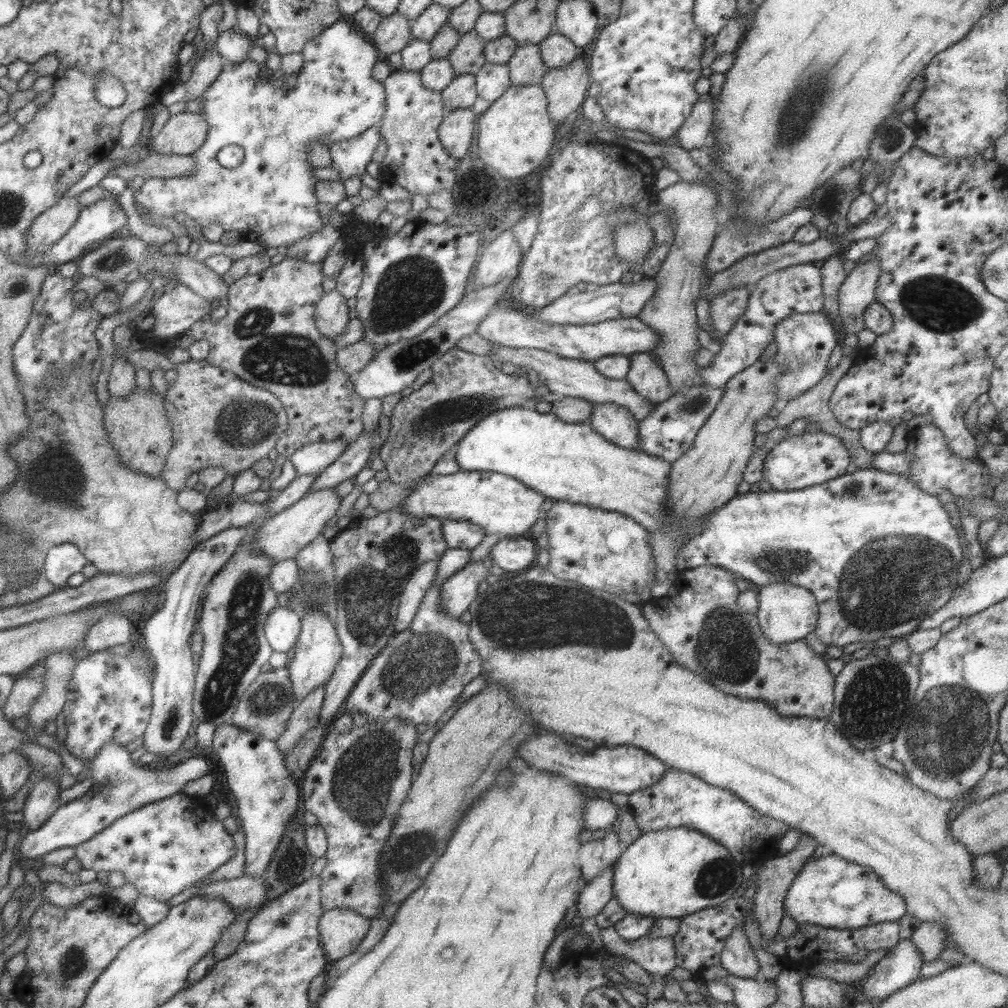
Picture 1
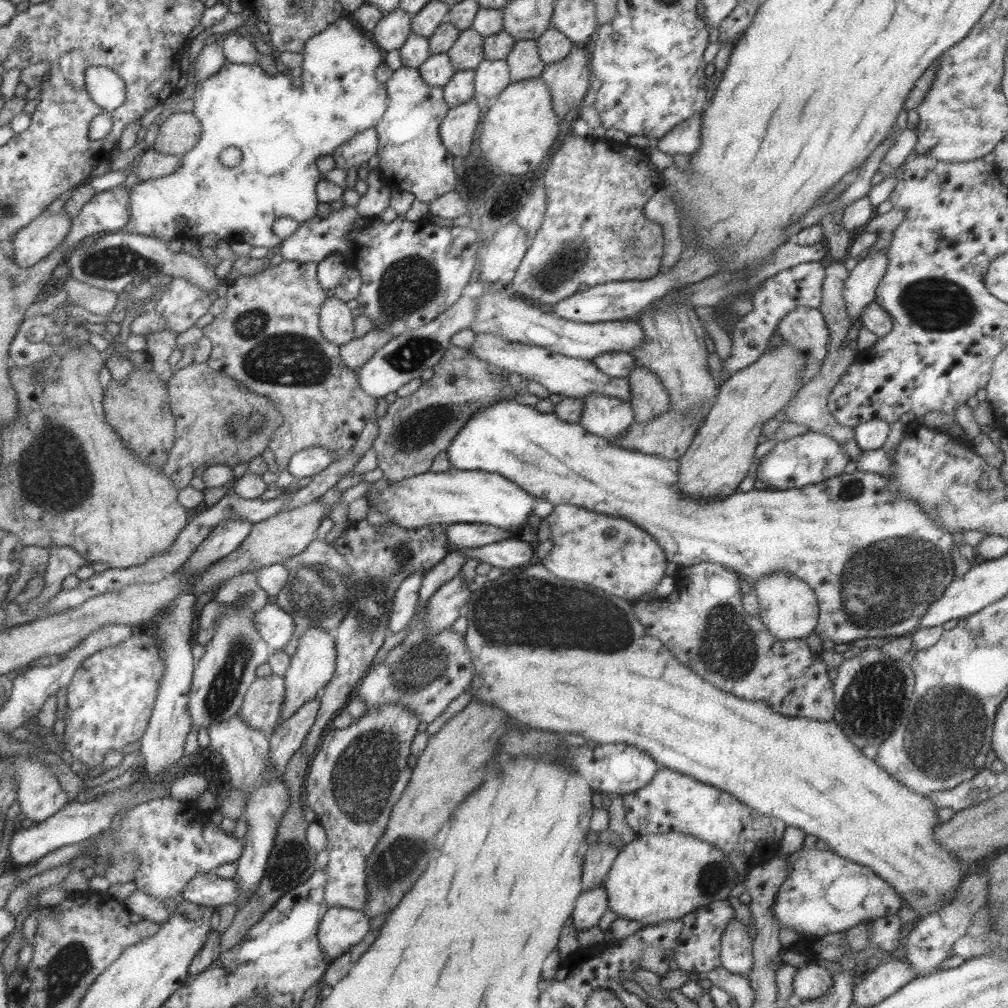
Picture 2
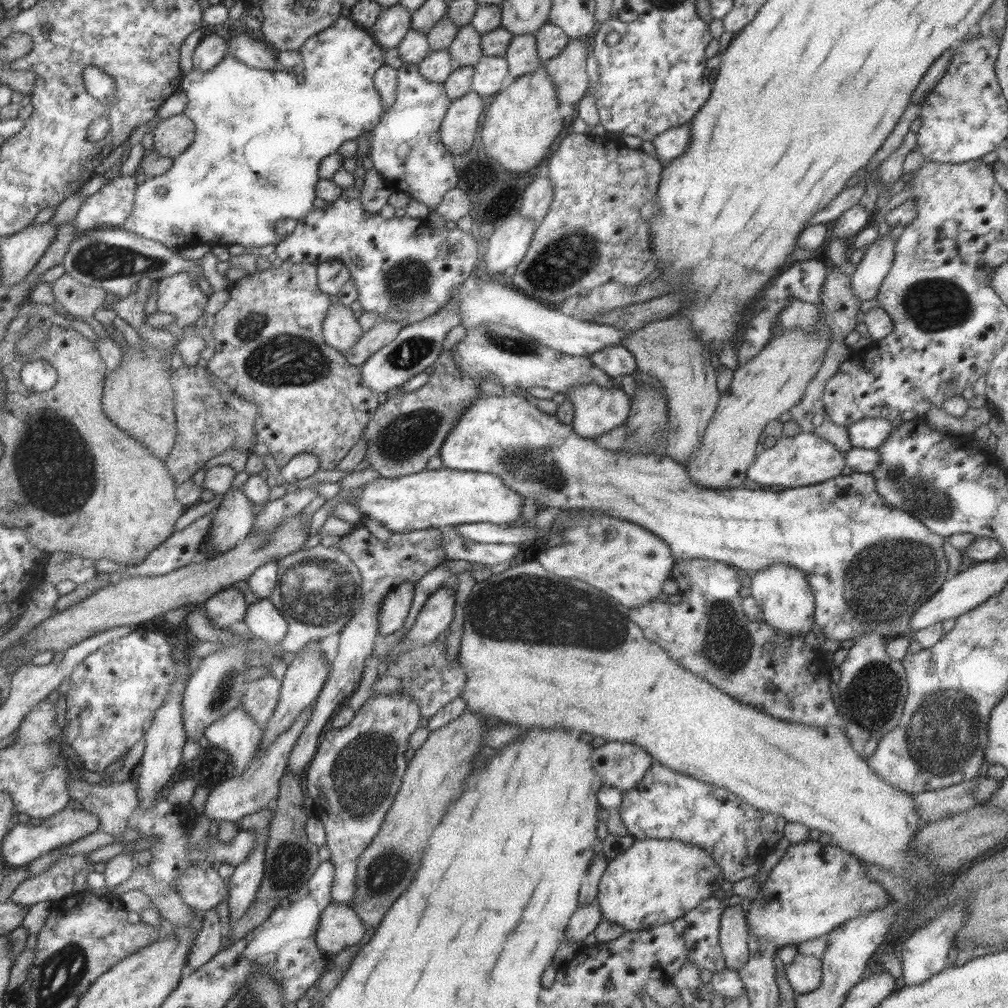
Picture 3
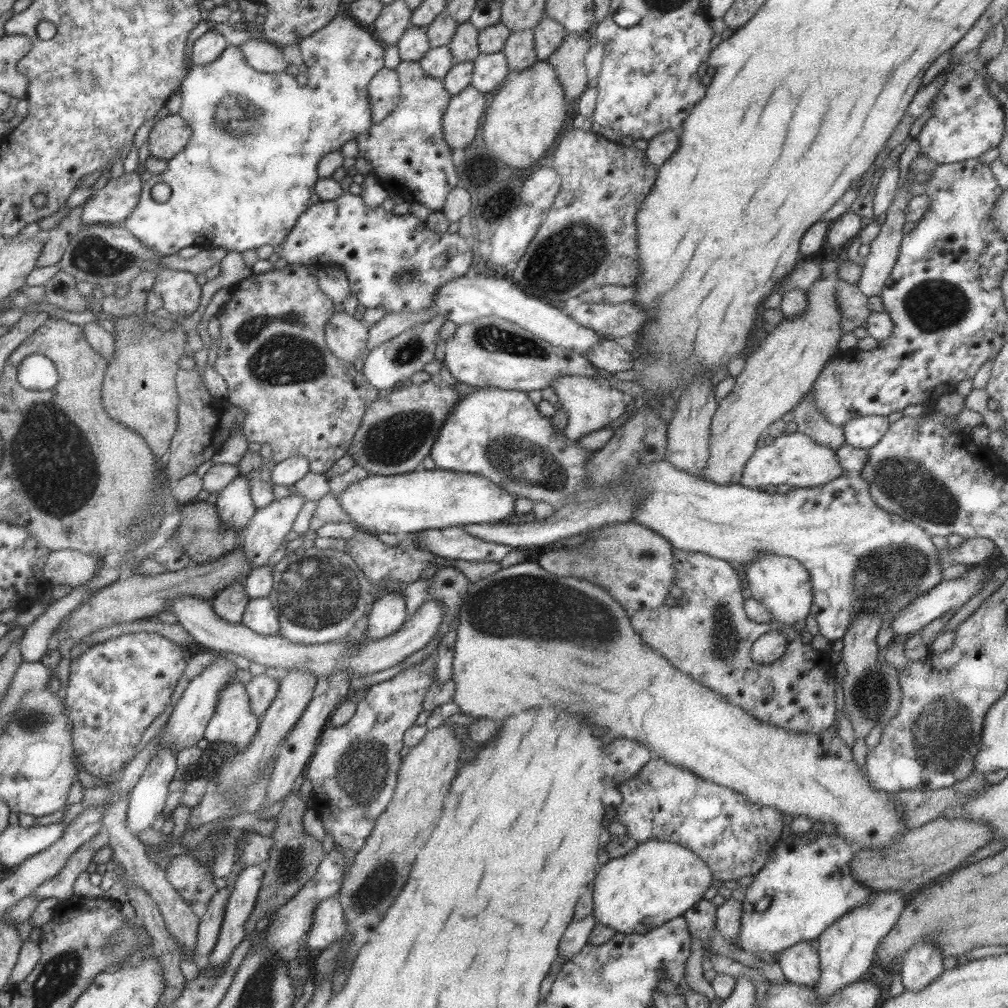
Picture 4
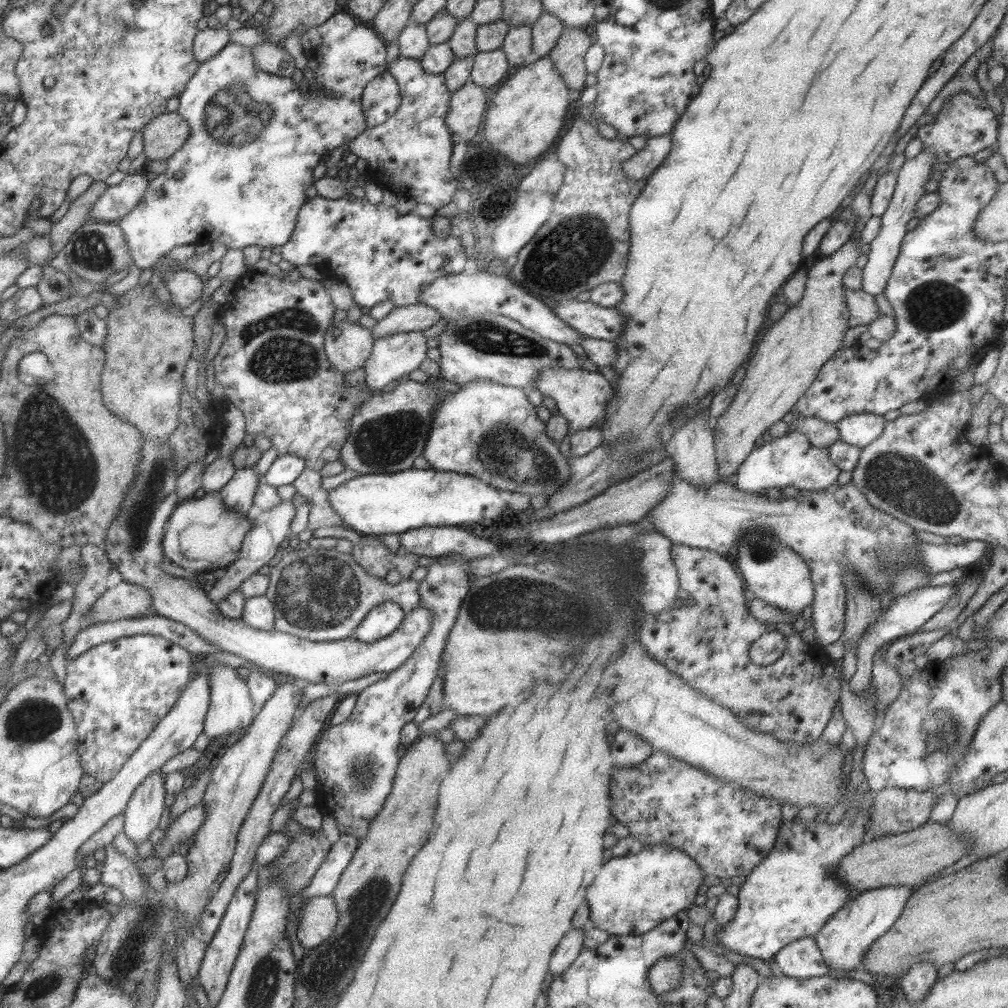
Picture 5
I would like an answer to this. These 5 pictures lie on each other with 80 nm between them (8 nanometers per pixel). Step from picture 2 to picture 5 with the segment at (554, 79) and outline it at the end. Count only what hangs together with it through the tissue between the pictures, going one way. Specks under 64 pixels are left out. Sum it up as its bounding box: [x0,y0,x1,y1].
[548,27,591,95]

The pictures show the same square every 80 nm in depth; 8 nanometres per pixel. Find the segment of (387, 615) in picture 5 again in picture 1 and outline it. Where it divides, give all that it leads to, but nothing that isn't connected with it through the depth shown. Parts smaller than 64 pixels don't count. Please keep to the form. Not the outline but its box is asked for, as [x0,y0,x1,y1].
[393,561,439,633]

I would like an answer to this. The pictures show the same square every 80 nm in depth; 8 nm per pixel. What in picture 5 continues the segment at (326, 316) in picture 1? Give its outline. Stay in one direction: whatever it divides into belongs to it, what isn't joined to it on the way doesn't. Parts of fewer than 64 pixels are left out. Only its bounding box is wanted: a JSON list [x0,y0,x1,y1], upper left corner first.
[324,317,372,374]

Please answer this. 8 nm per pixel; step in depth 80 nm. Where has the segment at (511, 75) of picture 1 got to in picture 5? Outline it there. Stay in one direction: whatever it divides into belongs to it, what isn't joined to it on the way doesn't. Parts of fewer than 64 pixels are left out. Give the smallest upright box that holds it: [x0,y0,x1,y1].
[500,24,532,67]

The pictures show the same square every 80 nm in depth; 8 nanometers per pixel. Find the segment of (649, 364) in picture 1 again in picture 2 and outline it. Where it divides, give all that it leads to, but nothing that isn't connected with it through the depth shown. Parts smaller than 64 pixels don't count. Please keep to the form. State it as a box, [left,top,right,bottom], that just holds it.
[627,364,669,423]

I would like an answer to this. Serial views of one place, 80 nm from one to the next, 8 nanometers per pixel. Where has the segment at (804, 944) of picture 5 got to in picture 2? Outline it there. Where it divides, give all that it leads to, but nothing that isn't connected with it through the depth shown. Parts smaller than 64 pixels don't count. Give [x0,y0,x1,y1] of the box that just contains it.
[792,960,832,1000]

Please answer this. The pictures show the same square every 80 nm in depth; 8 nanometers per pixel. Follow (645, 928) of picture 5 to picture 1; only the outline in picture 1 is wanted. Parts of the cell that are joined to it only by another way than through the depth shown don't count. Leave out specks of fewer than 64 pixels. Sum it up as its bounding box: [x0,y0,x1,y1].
[612,827,744,918]

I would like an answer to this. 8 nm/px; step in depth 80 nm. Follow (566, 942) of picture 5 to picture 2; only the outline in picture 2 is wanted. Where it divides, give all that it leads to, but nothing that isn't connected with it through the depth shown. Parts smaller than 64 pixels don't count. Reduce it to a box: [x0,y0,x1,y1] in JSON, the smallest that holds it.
[570,884,608,931]

